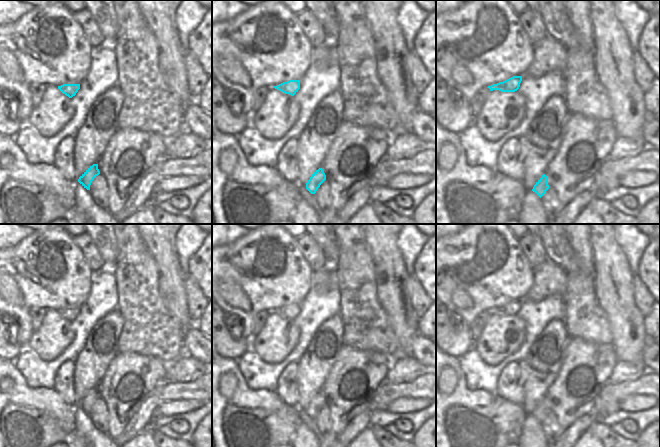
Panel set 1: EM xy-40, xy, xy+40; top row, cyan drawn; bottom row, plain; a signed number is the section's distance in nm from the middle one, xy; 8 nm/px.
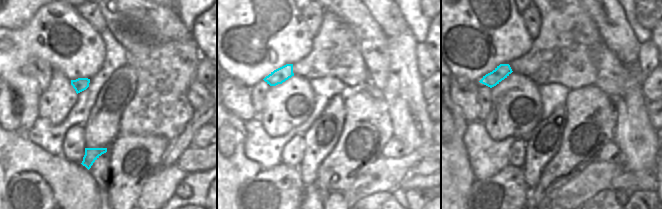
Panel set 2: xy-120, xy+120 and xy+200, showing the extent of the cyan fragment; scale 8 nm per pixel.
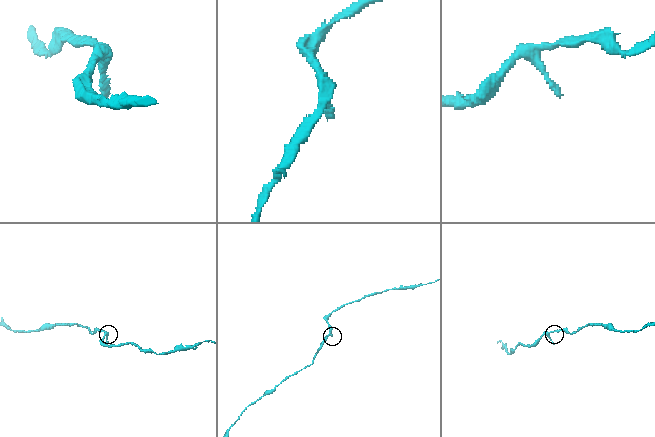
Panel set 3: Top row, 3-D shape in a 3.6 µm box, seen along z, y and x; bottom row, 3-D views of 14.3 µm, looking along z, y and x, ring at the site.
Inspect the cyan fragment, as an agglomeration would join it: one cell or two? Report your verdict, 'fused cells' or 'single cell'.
single cell

